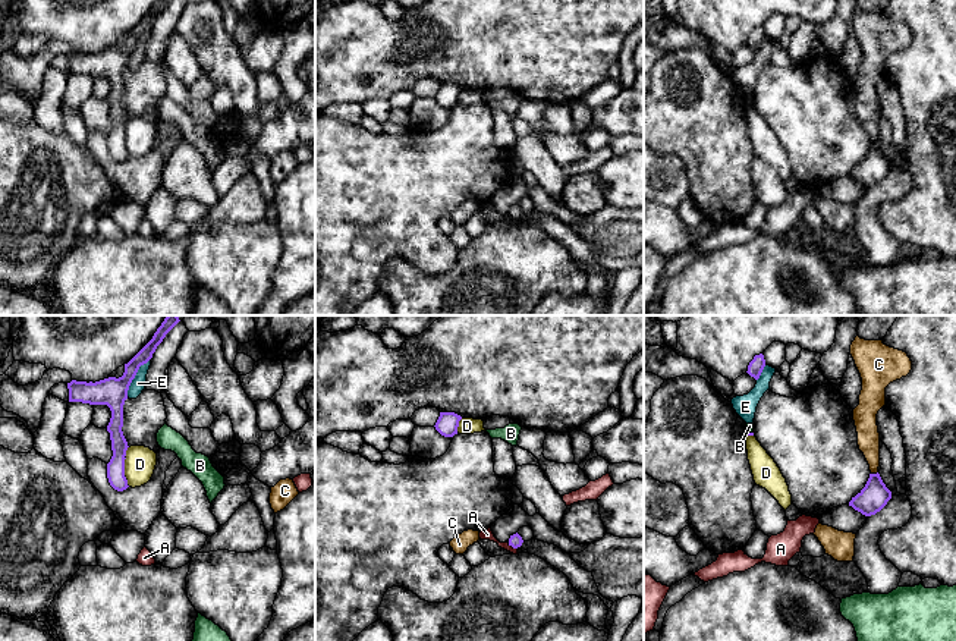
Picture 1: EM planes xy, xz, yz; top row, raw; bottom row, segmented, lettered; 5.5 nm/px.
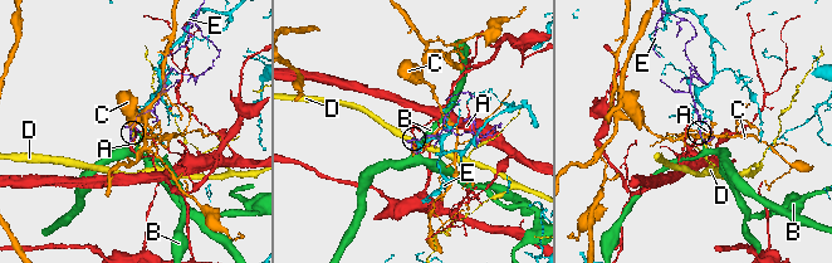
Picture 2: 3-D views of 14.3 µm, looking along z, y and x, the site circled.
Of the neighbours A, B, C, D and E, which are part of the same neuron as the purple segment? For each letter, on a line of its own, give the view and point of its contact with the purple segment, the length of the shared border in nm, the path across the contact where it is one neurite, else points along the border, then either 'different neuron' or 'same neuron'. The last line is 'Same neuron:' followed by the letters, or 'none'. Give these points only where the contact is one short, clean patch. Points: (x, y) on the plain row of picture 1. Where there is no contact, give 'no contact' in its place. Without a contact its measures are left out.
A: contact xz (512, 217); length 70 nm; border xz (508, 214), (516, 220); different neuron
B: contact yz (747, 101); length 60 nm; border yz (747, 97), (752, 104); different neuron
C: contact yz (874, 145); length 40 nm; different neuron
D: contact xy (123, 138); length 220 nm; border xy (128, 118), (125, 150), (129, 157); different neuron
E: contact xy (135, 46); length 260 nm; different neuron
Same neuron: none

